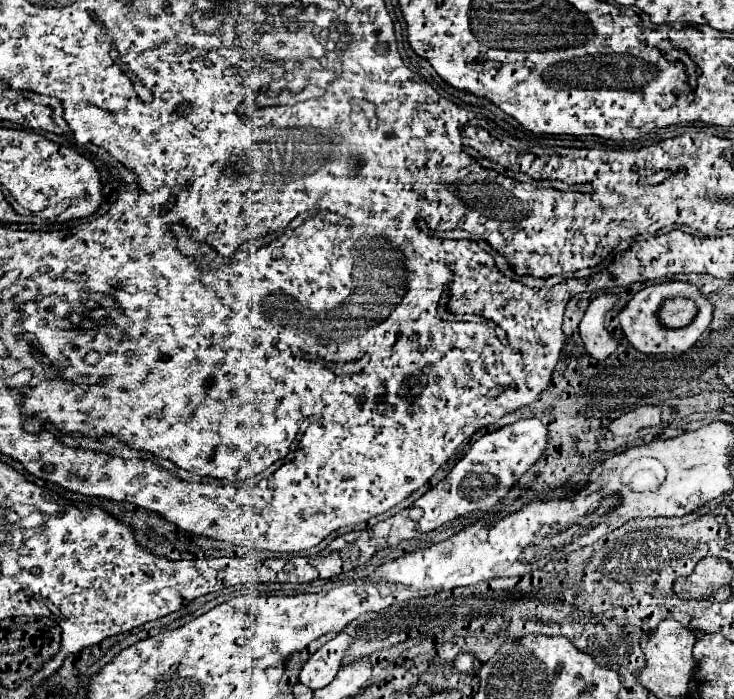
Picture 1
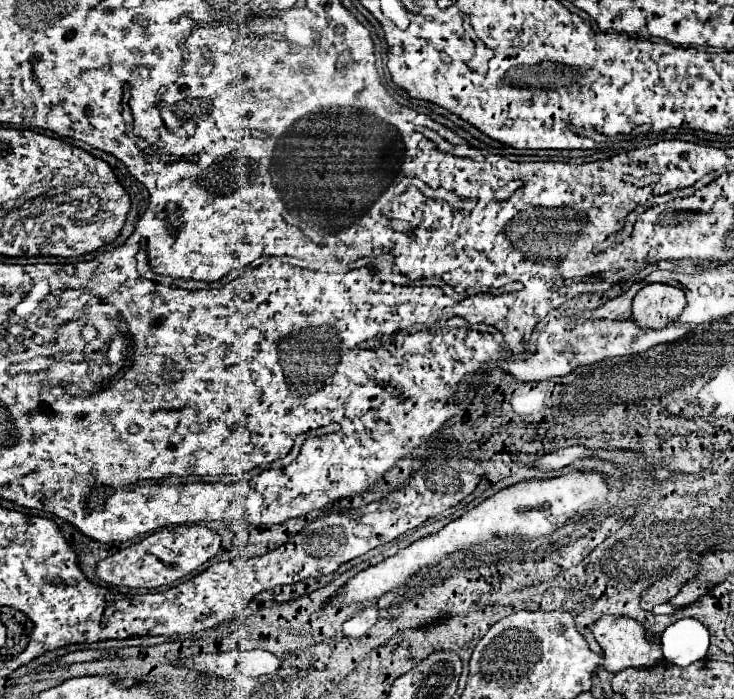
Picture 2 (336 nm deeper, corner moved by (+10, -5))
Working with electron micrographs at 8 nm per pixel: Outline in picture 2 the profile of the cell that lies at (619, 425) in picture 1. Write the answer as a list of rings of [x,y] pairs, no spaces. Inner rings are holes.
[[[572,446],[572,448],[564,448],[564,450],[556,450],[552,454],[546,454],[542,458],[538,458],[534,462],[534,466],[538,470],[562,470],[568,464],[572,464],[574,460],[580,460],[582,454],[586,452],[584,446]]]

